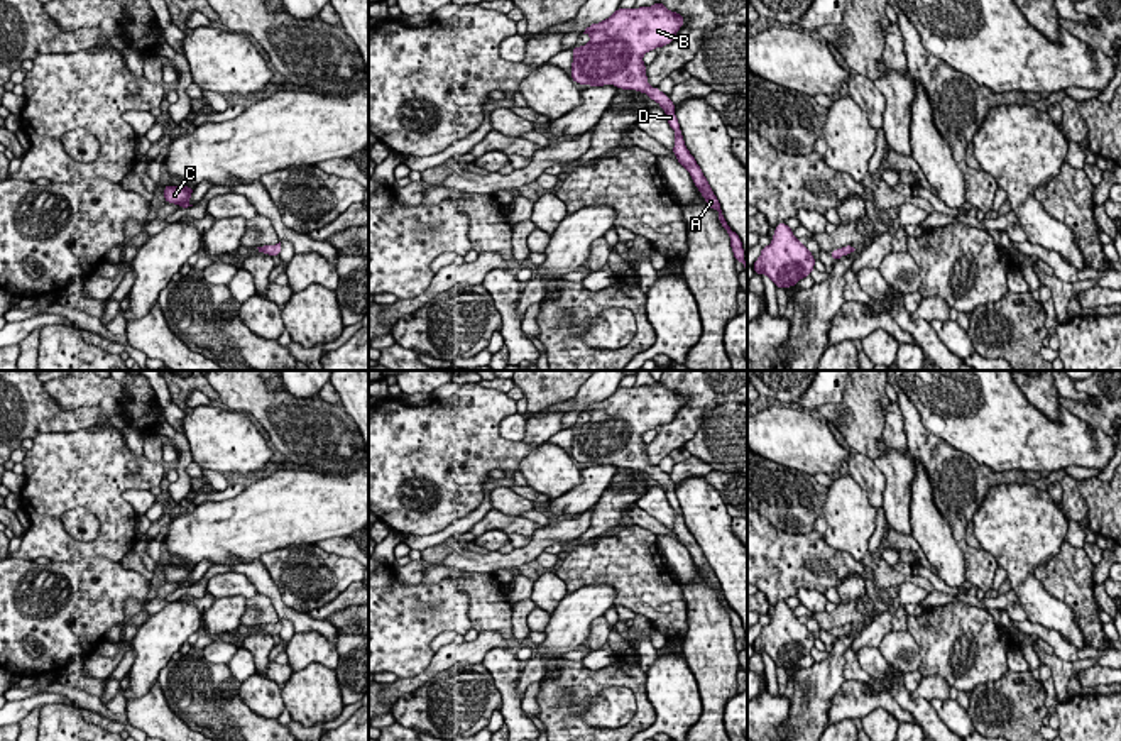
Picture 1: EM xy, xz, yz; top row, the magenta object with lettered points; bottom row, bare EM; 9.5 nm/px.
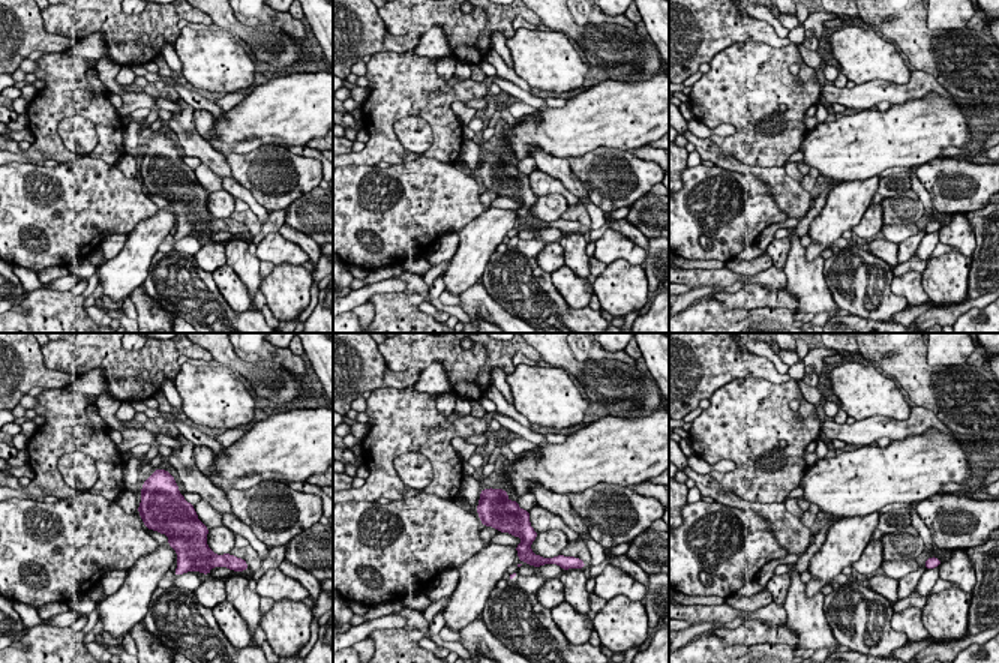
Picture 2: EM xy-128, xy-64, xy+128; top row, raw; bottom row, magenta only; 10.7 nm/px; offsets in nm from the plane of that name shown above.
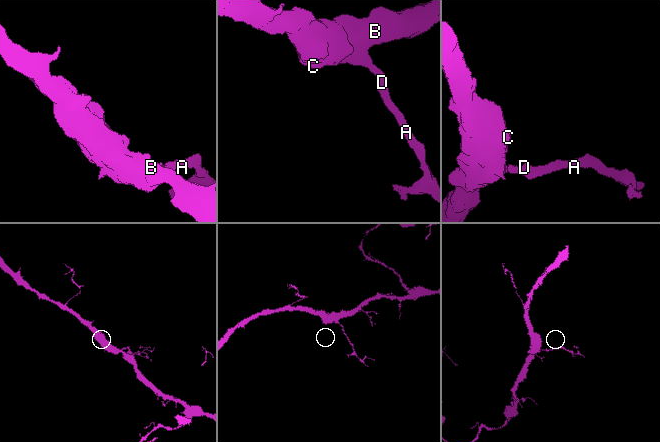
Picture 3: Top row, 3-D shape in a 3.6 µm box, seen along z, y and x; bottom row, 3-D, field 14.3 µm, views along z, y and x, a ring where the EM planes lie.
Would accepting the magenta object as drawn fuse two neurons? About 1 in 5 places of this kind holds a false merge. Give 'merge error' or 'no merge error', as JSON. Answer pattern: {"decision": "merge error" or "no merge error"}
{"decision": "no merge error"}

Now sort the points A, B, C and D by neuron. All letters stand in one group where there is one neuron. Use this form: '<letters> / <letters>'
A B C D

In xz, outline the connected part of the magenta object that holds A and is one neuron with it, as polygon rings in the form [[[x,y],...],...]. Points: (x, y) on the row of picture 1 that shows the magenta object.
[[[656,2],[653,7],[617,8],[609,19],[585,29],[583,34],[590,36],[588,44],[571,47],[571,80],[590,86],[614,85],[622,90],[636,90],[659,103],[670,127],[676,134],[673,147],[676,161],[690,173],[707,206],[719,211],[719,222],[730,237],[734,257],[747,271],[742,242],[725,222],[717,196],[685,145],[675,115],[675,103],[659,88],[651,88],[644,73],[646,64],[643,63],[643,56],[648,51],[670,44],[683,24],[685,19],[668,10],[661,2]]]

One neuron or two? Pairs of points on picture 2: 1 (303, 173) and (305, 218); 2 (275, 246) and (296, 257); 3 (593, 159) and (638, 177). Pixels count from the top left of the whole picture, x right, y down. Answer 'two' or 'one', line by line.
1: two
2: one
3: one

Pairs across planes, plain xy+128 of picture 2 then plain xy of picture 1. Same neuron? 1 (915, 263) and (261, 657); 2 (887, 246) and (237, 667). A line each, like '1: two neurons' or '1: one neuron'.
1: two neurons
2: two neurons

